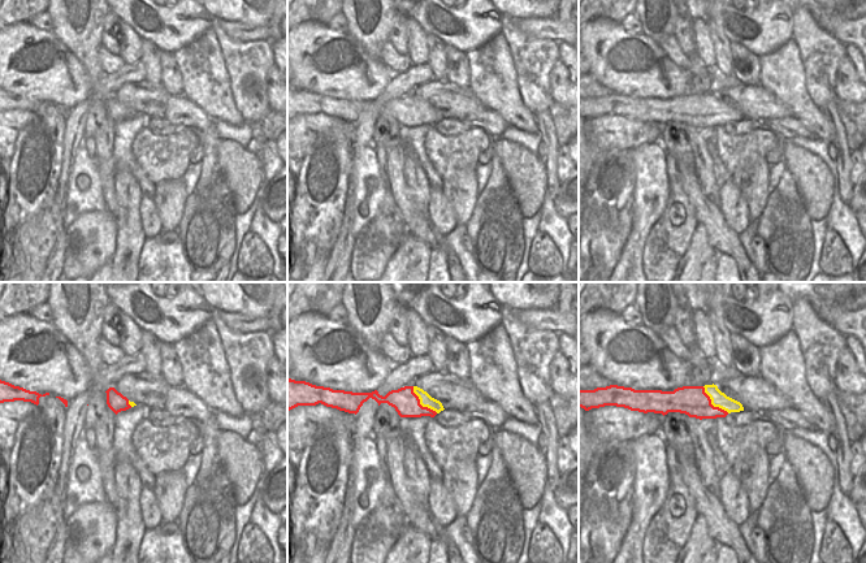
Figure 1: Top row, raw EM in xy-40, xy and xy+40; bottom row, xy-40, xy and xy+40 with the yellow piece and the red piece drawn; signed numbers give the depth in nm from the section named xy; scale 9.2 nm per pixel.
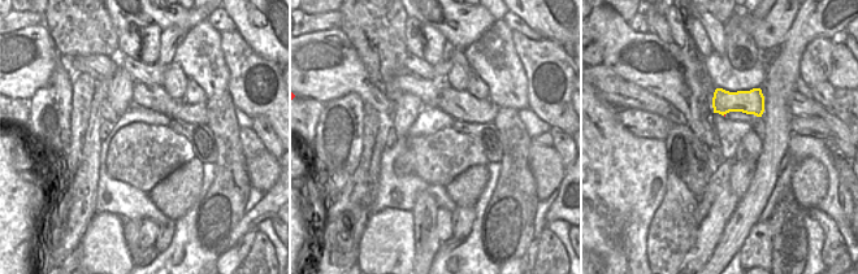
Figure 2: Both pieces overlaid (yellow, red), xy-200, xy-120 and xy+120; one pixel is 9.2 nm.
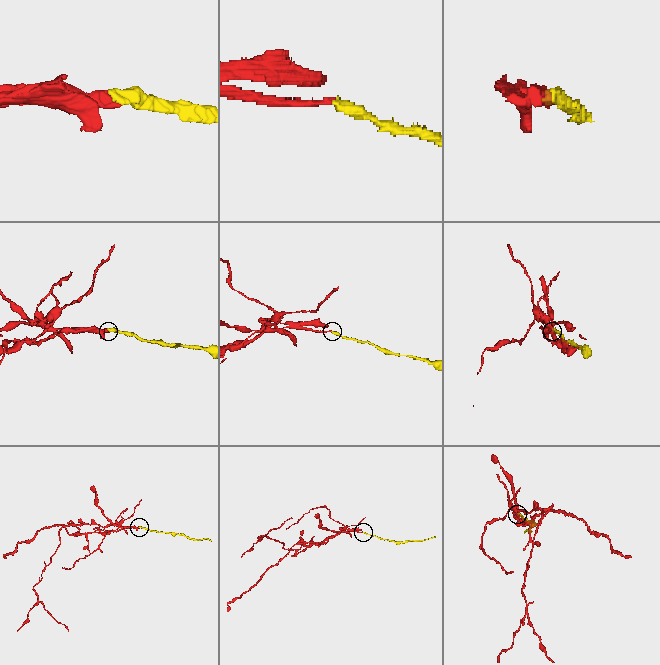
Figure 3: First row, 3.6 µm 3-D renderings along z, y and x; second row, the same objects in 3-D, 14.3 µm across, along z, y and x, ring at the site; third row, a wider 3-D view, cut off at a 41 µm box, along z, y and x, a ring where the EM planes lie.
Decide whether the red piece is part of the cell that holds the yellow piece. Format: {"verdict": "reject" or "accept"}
{"verdict": "reject"}

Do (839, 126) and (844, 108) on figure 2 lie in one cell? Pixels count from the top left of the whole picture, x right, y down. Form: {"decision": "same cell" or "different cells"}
{"decision": "different cells"}

